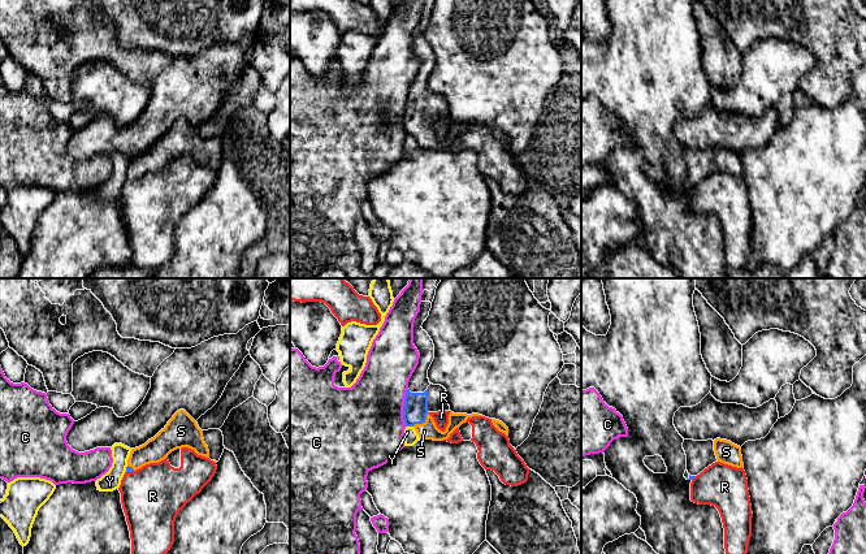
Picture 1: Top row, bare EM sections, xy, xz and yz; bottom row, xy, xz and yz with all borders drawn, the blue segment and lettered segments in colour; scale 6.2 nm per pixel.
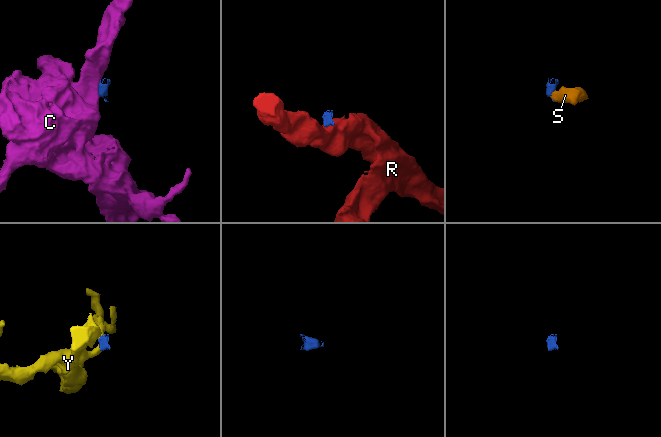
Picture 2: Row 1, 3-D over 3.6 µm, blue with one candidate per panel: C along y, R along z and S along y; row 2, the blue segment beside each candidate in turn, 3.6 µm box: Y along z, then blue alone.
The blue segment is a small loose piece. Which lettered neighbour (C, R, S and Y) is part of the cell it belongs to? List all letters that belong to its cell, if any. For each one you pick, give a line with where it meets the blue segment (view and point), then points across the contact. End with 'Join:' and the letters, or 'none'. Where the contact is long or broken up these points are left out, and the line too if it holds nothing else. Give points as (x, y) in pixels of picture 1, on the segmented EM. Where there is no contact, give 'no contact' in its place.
S: meets blue in xz at (421, 423); runs through xz (415, 410), (421, 423), (427, 431)
Join: S

